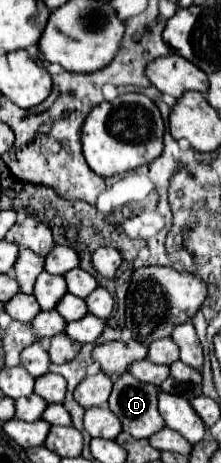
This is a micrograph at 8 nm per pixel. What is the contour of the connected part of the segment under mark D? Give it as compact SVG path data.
M123 374L115 380L109 396L109 410L121 420L123 430L133 438L149 438L165 426L157 410L159 386L151 386Z

